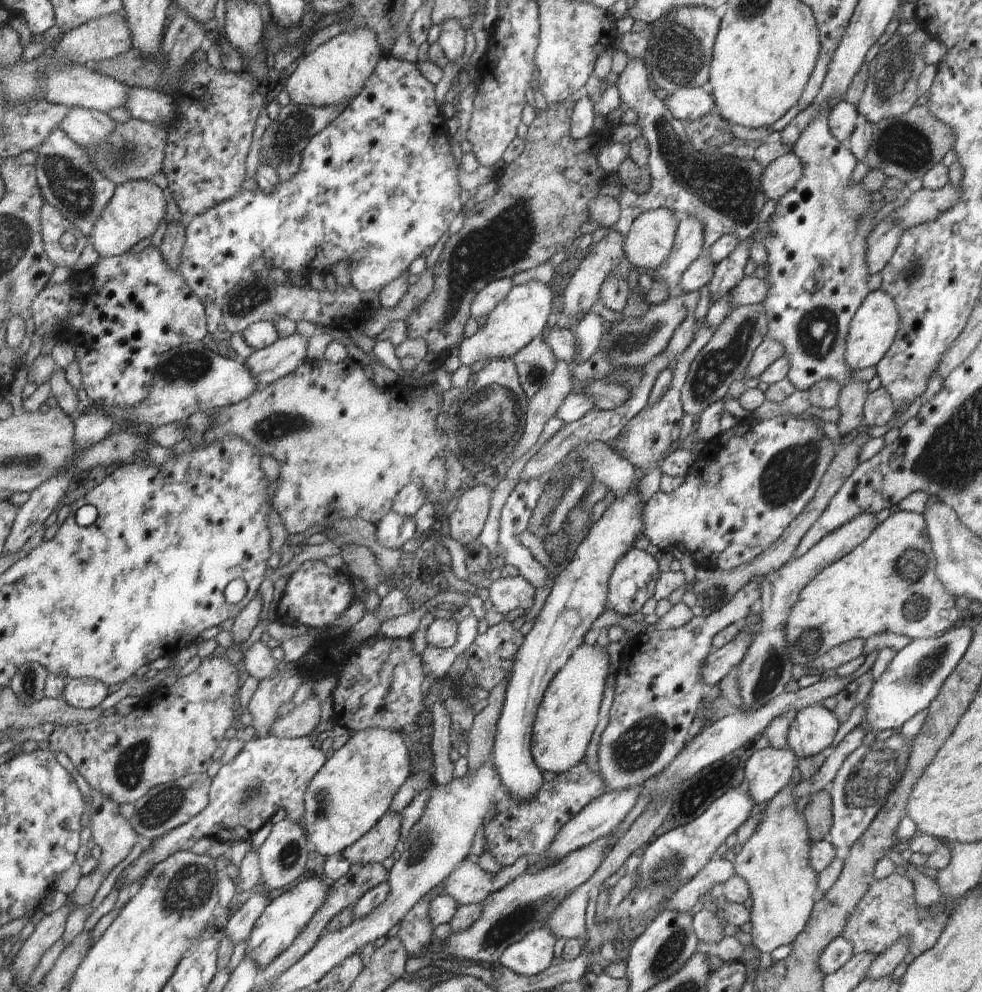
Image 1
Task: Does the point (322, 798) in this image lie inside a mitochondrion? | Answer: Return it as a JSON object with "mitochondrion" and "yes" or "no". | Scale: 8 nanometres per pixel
{"mitochondrion":"yes"}

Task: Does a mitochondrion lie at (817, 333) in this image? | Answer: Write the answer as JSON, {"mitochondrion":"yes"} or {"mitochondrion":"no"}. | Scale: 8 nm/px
{"mitochondrion":"yes"}

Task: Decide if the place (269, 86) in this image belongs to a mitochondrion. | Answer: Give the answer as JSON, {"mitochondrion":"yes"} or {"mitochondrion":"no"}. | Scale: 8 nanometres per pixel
{"mitochondrion":"no"}

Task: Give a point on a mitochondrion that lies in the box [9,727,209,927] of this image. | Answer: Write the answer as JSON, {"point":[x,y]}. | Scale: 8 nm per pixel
{"point":[161,806]}

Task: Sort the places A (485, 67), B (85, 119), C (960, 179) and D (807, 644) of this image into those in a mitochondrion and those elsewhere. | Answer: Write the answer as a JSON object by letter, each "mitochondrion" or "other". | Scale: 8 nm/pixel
{"A":"other","B":"other","C":"other","D":"mitochondrion"}

